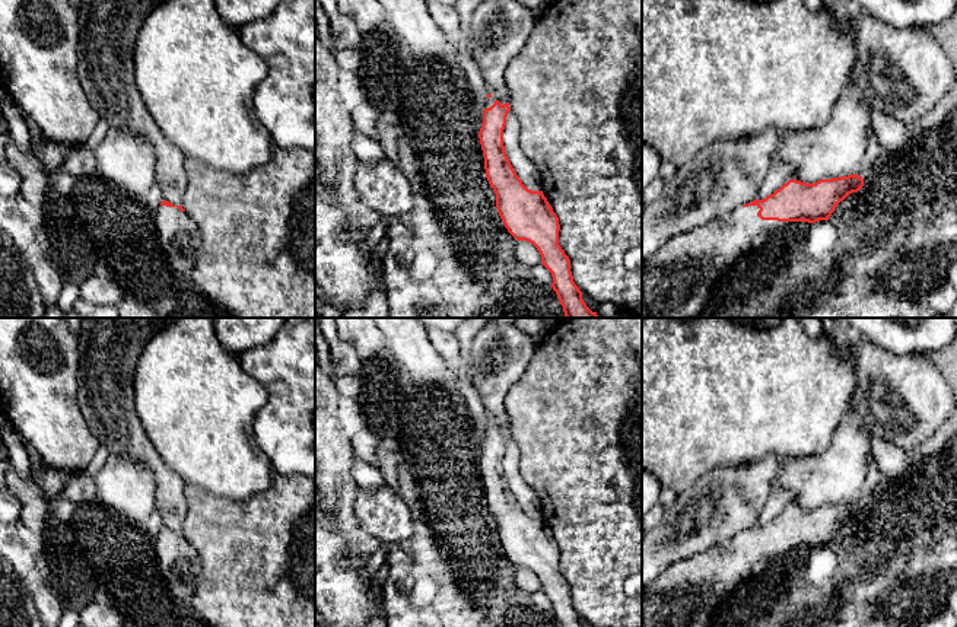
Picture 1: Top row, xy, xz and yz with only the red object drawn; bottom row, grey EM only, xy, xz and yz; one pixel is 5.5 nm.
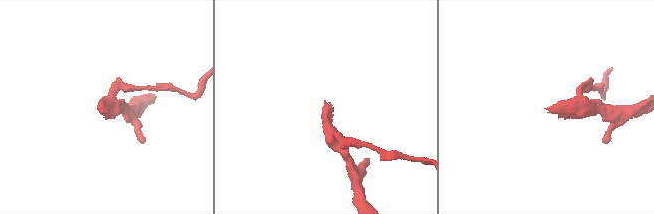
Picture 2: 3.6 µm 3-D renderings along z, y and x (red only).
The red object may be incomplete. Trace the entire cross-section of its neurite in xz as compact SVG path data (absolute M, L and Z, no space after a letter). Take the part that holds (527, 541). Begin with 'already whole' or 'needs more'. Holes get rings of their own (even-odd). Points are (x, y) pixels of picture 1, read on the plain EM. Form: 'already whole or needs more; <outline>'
needs more; M486 411L487 429L478 459L486 505L496 521L497 540L516 567L532 570L541 591L551 599L559 627L584 627L573 608L570 586L559 572L559 544L543 518L528 516L512 494L503 472L503 456L511 437Z

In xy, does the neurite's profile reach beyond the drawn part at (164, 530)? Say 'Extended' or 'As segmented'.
Extended

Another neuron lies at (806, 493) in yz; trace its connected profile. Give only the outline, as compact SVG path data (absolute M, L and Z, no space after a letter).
M845 417L821 453L779 461L776 487L795 494L792 506L814 510L853 502L867 480L867 461L874 456L869 435Z

